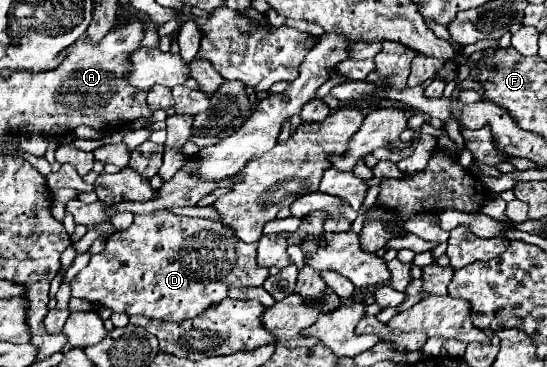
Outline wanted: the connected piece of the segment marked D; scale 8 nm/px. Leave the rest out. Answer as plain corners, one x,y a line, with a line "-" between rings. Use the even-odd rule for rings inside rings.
168,210
136,216
130,228
110,234
106,250
94,254
88,266
74,276
70,282
72,296
86,298
112,312
182,322
222,302
232,286
262,286
270,272
258,266
256,244
242,242
236,238
234,230
228,230
222,222
216,232
210,230
216,224
204,222
214,220
176,216

